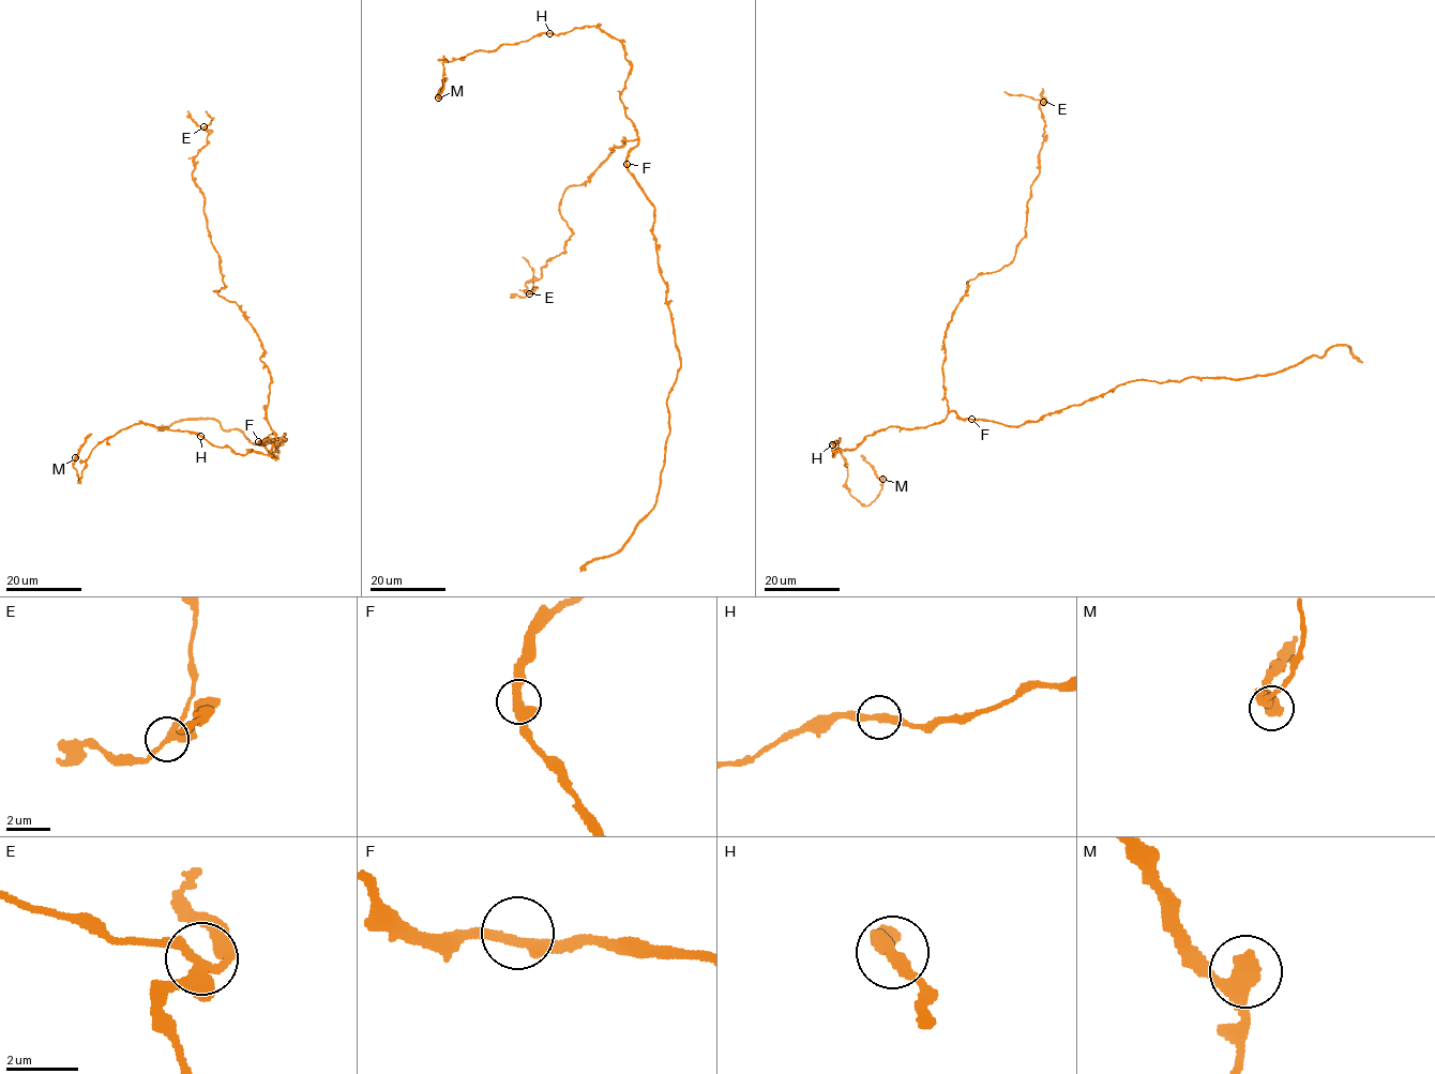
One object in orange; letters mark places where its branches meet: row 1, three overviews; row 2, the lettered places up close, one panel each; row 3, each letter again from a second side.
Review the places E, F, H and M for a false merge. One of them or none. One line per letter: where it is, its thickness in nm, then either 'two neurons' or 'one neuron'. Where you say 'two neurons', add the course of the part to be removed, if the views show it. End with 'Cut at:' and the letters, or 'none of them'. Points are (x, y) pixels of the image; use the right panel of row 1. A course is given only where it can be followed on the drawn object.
E: (1043, 102) | 260 nm | one neuron
F: (971, 419) | 360 nm | one neuron
H: (832, 444) | 340 nm | one neuron
M: (882, 479) | 500 nm | one neuron
Cut at: none of them

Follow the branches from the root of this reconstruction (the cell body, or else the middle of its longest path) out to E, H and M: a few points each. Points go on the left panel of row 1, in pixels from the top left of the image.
E: (259, 442), (275, 433), (270, 371), (247, 316), (214, 292), (218, 255), (192, 177), (204, 126)
H: (259, 442), (275, 434), (272, 442), (261, 441), (269, 438), (277, 441), (268, 455), (237, 454), (200, 436)
M: (259, 442), (275, 434), (268, 455), (237, 454), (135, 423), (77, 483), (75, 457)

